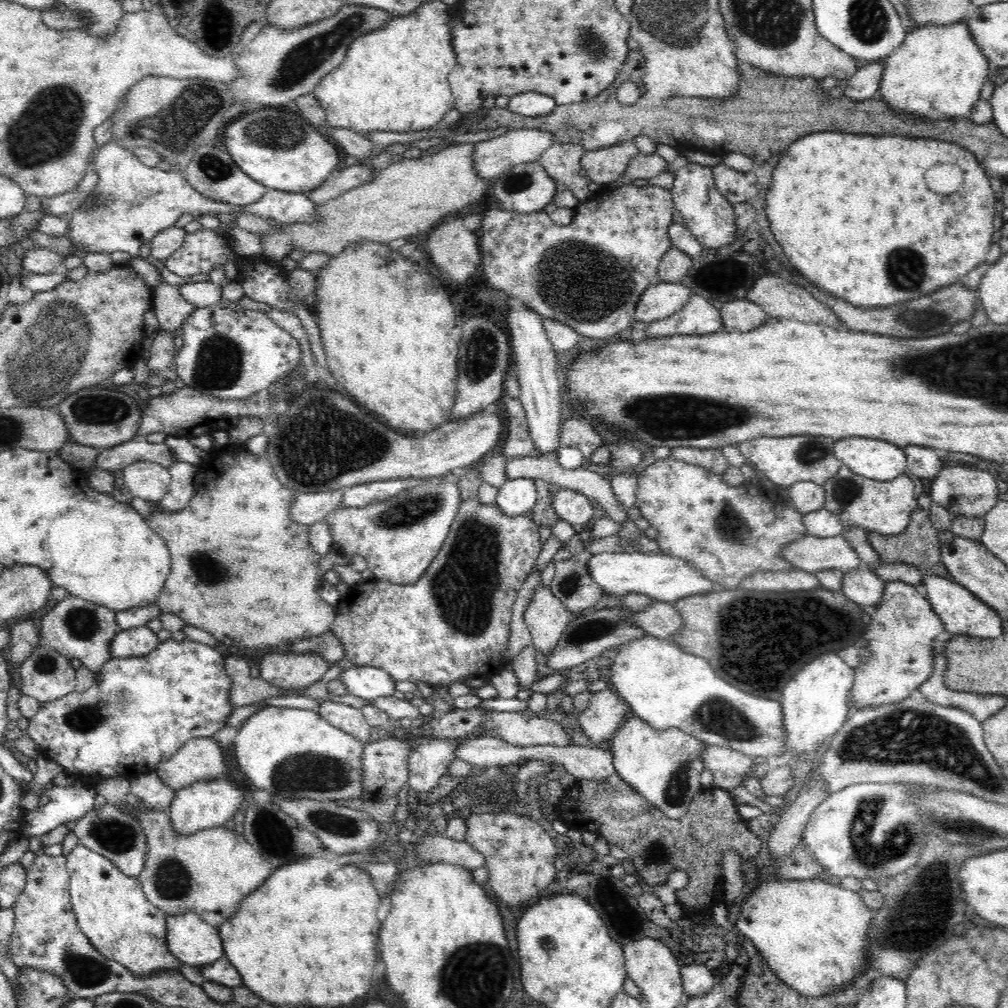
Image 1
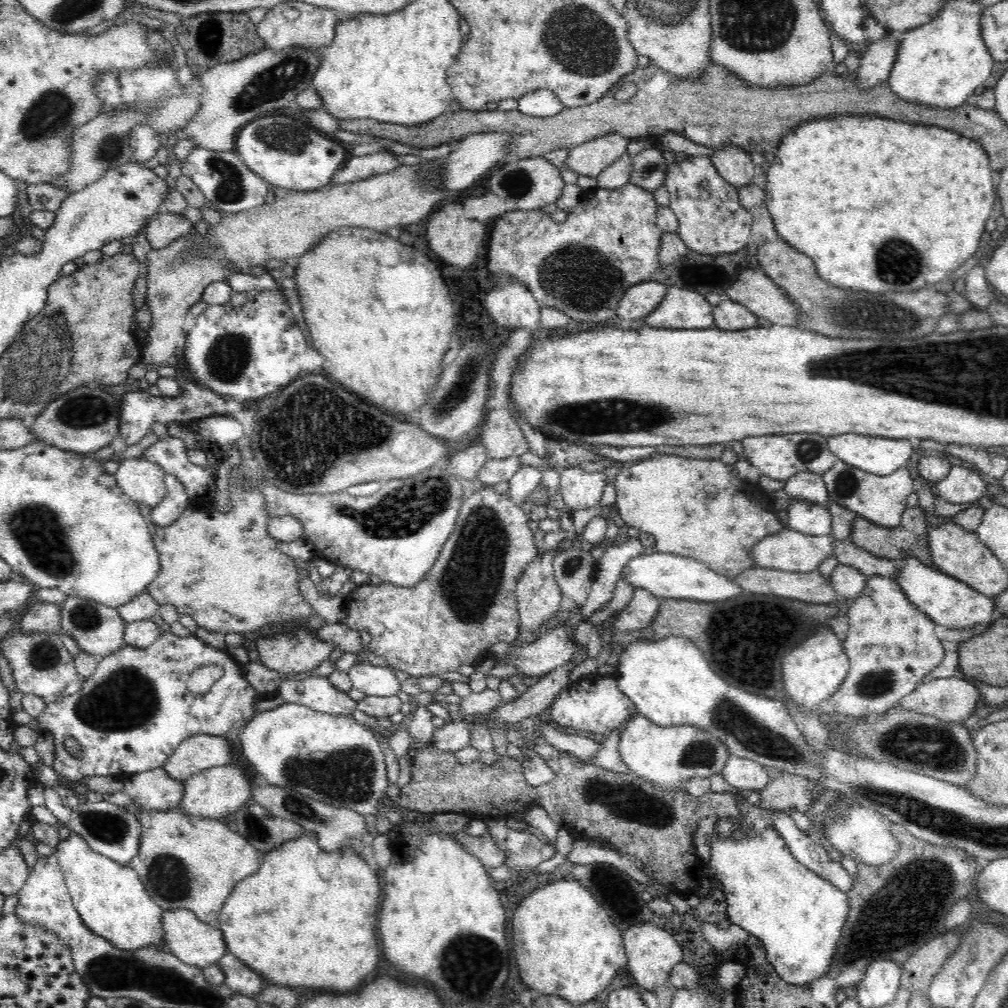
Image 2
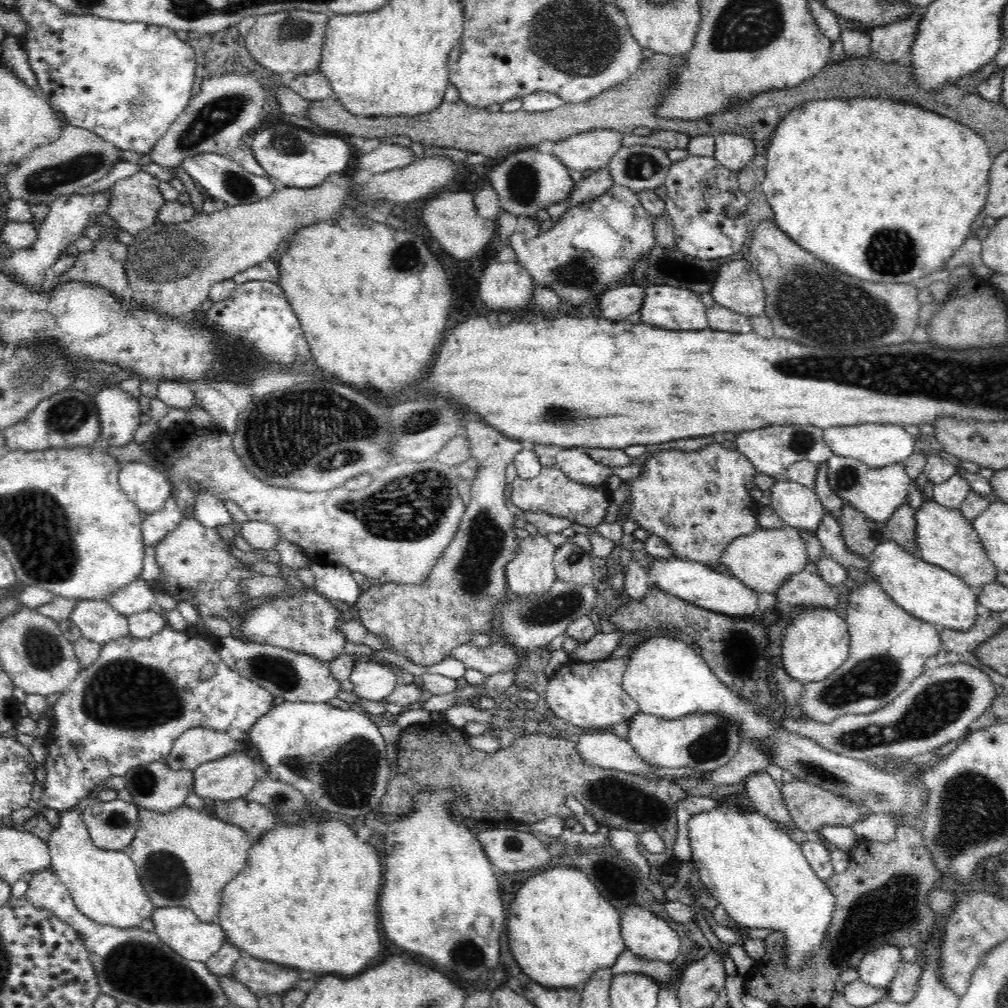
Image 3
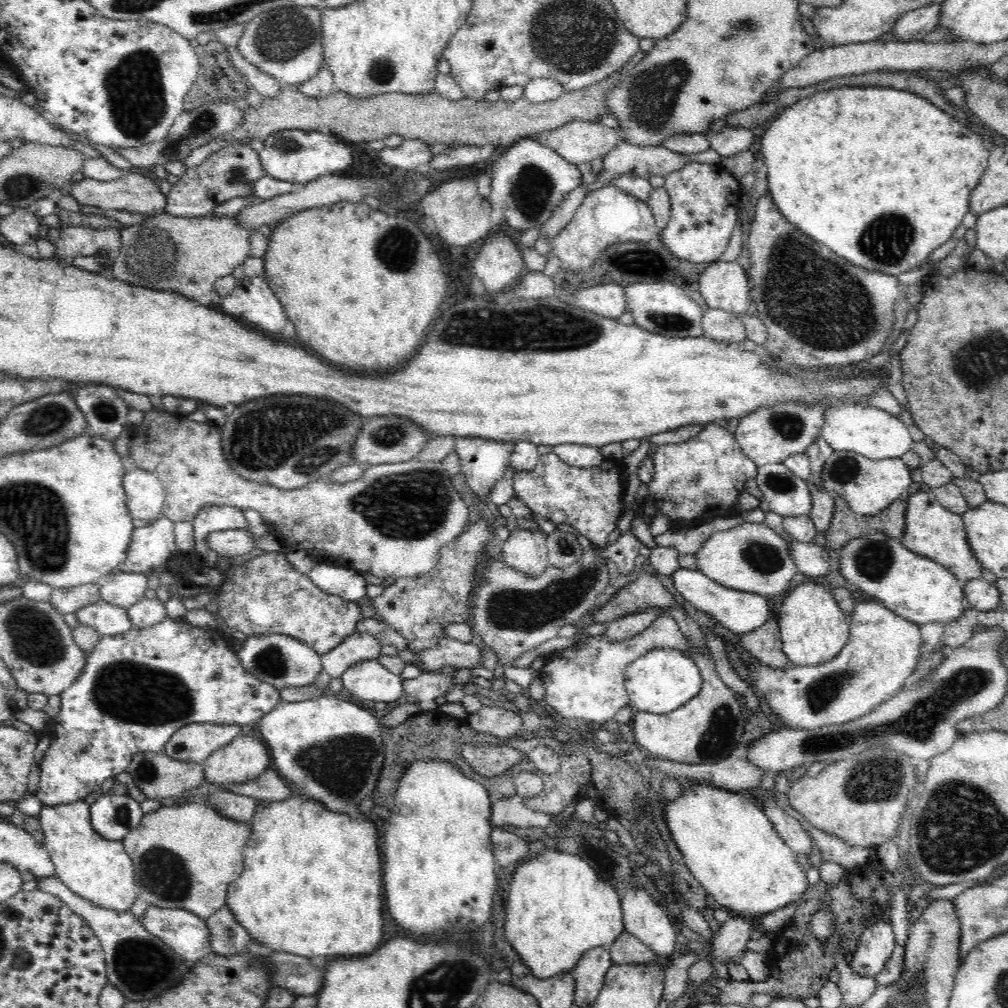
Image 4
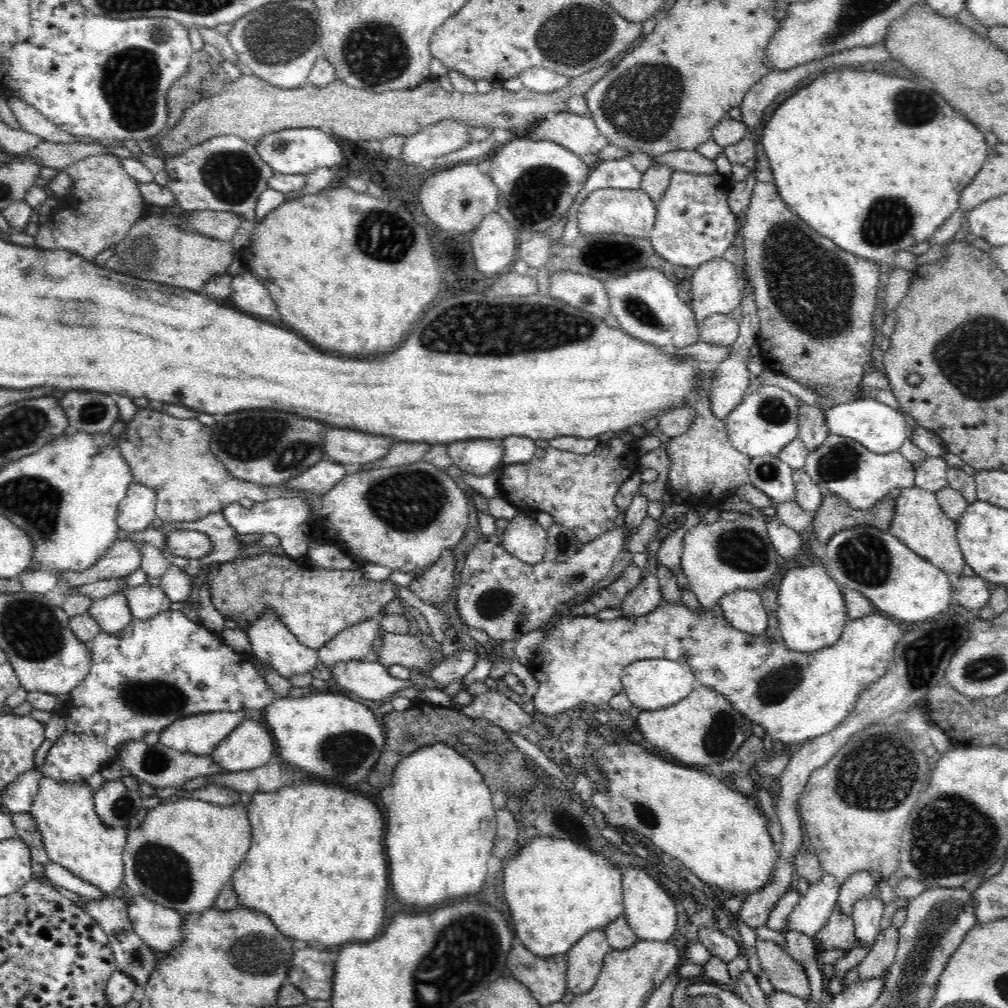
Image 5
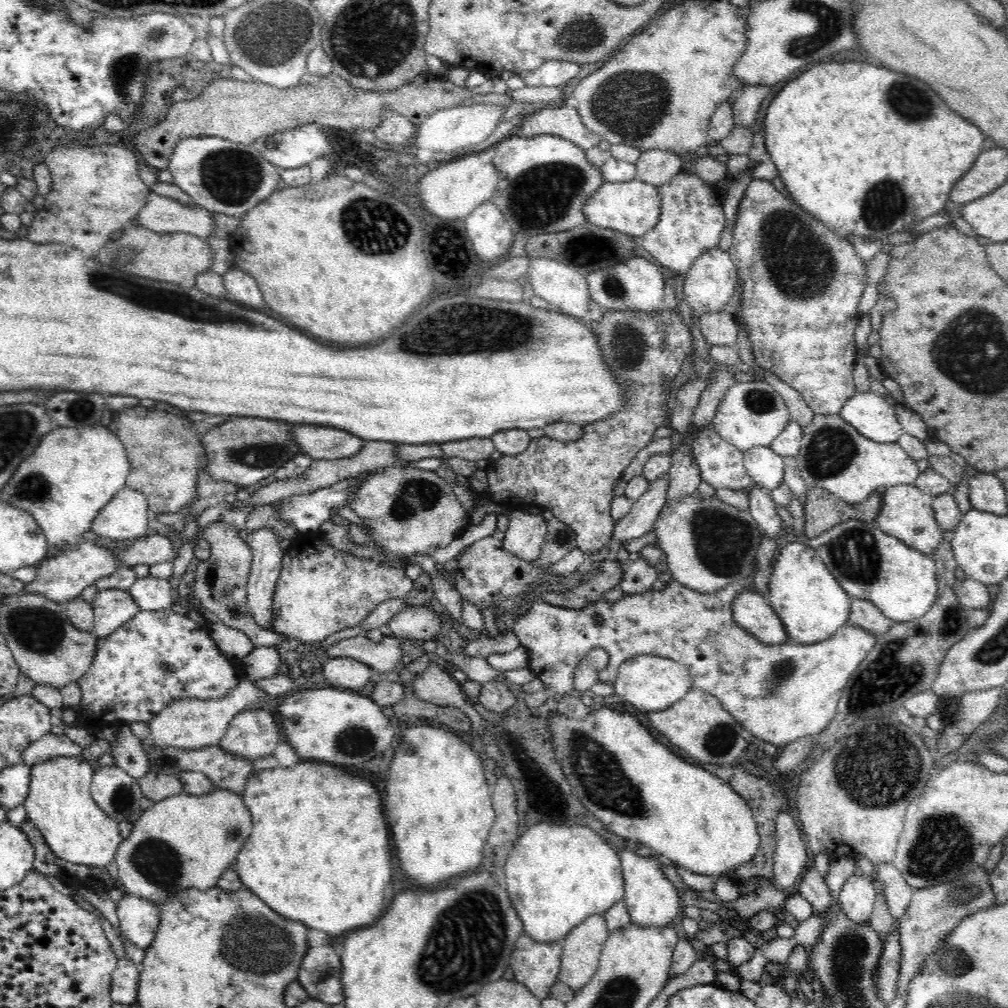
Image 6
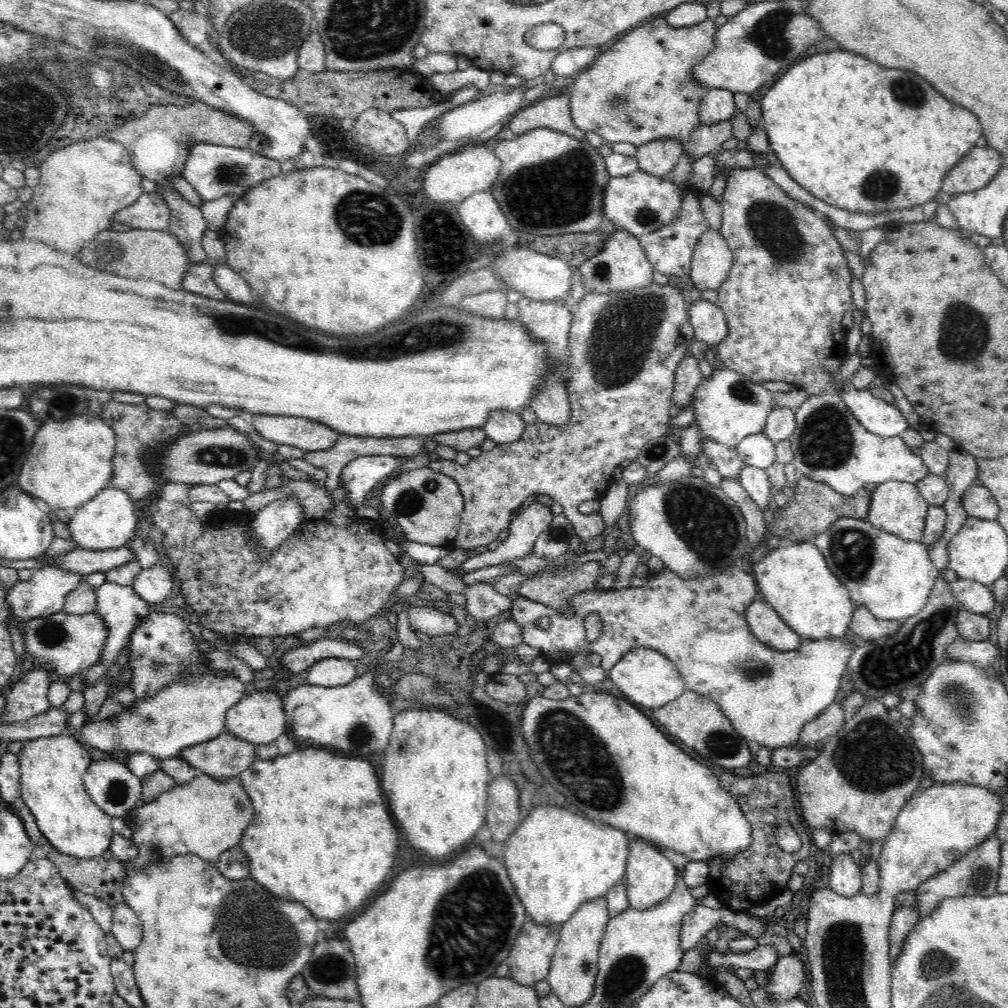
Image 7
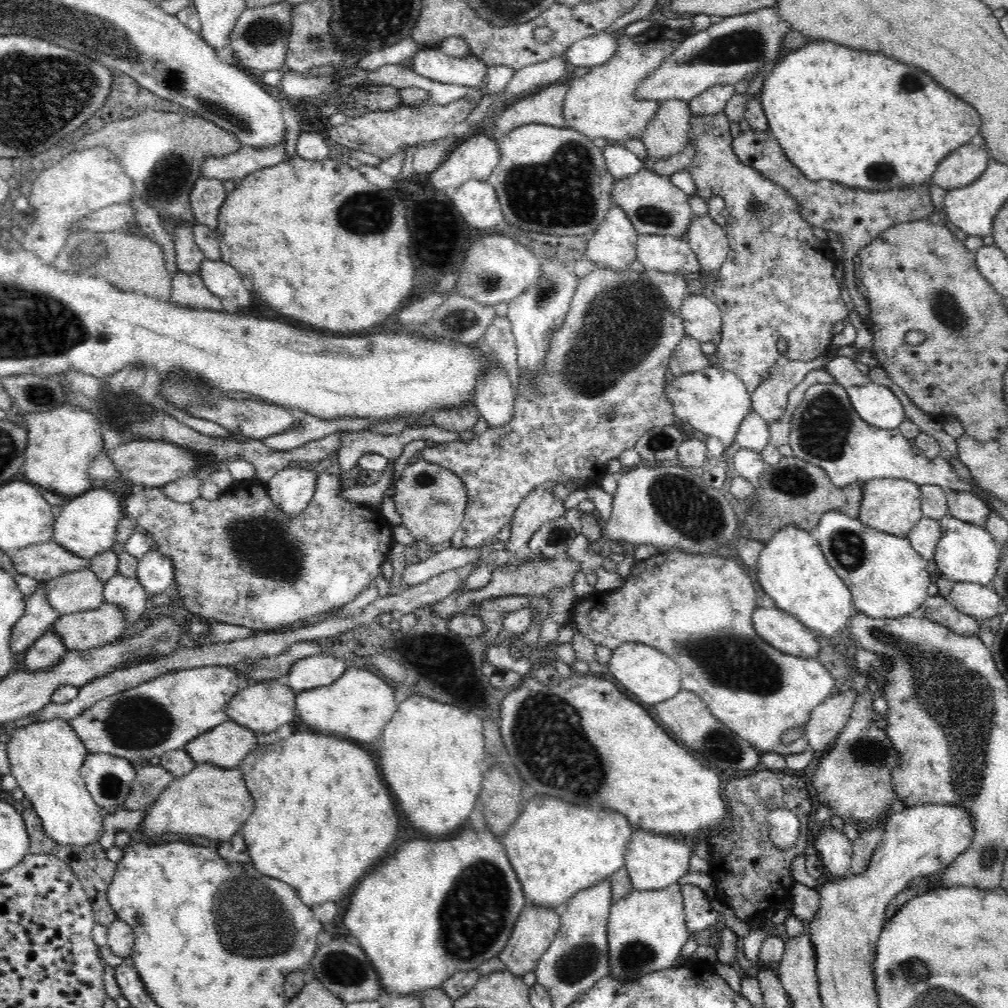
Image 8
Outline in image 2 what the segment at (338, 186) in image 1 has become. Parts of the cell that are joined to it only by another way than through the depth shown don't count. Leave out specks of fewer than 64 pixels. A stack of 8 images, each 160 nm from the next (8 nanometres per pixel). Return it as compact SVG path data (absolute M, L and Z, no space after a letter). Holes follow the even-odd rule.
M380 151L364 156L352 156L344 166L337 170L329 186L340 186L340 184L348 184L392 172L398 168L400 164L395 155L391 151Z

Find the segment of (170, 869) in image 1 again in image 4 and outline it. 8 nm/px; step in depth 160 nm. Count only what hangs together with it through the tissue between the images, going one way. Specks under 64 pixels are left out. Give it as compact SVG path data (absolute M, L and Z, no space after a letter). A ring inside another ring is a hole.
M199 800L183 805L161 805L152 813L144 813L140 824L129 830L122 842L133 861L139 898L149 906L188 910L206 921L225 906L228 888L241 876L250 834L251 823L228 819Z

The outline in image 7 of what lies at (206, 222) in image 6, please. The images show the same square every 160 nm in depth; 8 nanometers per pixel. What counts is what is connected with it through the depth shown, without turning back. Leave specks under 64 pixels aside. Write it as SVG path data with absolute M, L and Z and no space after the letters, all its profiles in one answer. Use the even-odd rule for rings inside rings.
M159 191L143 192L132 206L123 208L110 218L110 226L113 222L123 222L133 229L167 230L171 218L172 211Z

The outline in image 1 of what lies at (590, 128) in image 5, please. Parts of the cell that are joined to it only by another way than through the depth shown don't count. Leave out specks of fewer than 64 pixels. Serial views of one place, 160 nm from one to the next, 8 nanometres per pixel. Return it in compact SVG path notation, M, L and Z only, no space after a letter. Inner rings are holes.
M634 141L587 151L581 161L582 173L592 182L605 186L618 180L638 153Z

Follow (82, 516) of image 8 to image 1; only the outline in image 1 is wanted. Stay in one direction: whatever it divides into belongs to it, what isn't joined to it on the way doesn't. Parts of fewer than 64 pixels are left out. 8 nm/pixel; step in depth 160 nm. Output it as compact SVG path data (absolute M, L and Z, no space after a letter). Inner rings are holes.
M134 462L125 466L122 474L125 486L137 498L156 505L168 494L170 471L156 462Z

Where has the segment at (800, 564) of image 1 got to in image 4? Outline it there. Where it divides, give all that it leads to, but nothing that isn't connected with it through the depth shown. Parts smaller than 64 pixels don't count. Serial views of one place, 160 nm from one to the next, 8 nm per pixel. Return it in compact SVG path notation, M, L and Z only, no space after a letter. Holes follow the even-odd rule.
M764 521L762 523L742 523L725 531L714 533L694 555L697 569L712 581L729 589L759 594L760 596L780 596L790 588L790 582L798 567L788 549L788 542Z

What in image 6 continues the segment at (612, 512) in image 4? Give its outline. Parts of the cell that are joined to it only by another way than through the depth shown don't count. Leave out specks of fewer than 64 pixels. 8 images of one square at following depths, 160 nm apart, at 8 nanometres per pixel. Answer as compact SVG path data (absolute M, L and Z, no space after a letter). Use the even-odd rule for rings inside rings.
M676 307L668 308L656 318L645 312L632 310L602 309L602 311L604 316L600 322L591 321L592 331L598 337L607 366L617 376L619 384L625 388L625 396L627 396L625 408L612 414L610 418L582 427L584 437L577 442L559 442L544 436L540 439L532 439L528 448L518 454L502 455L499 459L491 461L485 470L489 486L483 491L473 489L461 479L450 483L462 507L469 514L480 502L504 505L509 510L549 509L560 522L566 523L576 533L578 548L586 554L598 552L611 540L616 524L611 514L614 486L621 479L624 470L632 464L636 454L653 442L656 430L668 423L672 404L670 393L673 393L670 385L673 385L676 376L682 370L684 360L687 359L693 344L690 328Z

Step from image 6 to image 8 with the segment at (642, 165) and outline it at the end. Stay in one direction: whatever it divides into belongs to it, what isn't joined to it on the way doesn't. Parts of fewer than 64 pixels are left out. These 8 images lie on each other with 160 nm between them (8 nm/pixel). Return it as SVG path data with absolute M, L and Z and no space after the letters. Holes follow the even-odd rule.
M660 101L660 110L650 120L641 138L647 150L647 158L660 161L680 152L688 142L690 116L688 101Z

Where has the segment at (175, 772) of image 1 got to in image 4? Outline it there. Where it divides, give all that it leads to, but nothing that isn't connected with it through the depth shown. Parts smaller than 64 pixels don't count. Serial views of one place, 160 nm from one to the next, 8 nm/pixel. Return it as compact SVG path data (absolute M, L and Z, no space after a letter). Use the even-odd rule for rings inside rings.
M192 722L172 734L163 753L174 760L203 763L212 752L238 738L241 732L237 724Z

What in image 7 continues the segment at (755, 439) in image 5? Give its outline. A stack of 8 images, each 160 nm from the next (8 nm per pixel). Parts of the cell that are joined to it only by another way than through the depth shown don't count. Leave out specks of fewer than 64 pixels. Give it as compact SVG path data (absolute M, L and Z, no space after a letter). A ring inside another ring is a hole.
M721 367L714 370L709 380L702 382L691 402L695 408L694 422L700 426L703 438L712 438L717 444L736 449L747 437L765 433L766 418L773 409L789 407L798 410L808 398L808 392L796 386L791 392L772 392L738 372Z

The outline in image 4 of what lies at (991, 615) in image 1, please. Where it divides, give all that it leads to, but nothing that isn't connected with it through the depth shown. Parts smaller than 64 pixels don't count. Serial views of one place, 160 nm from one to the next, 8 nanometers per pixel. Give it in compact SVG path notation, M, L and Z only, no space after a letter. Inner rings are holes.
M882 532L852 538L838 552L840 572L851 585L884 603L892 612L916 624L948 623L964 614L963 585L945 566L906 548L898 538Z

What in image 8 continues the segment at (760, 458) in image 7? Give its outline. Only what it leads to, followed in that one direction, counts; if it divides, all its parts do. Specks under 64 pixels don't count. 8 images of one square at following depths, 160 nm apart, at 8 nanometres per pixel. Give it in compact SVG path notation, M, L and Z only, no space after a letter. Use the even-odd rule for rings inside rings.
M753 410L742 420L735 442L739 448L749 448L761 454L769 446L770 428L763 418Z

